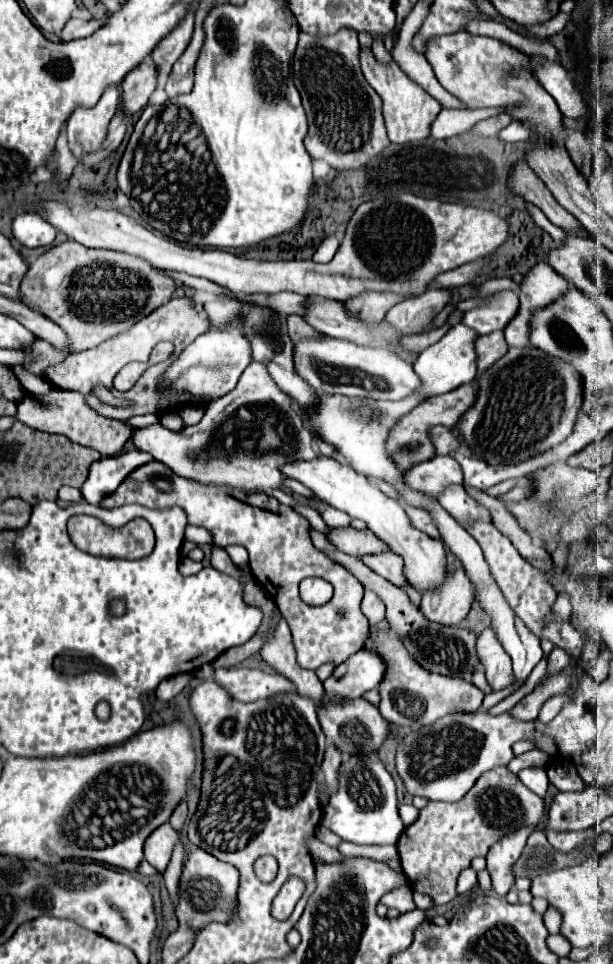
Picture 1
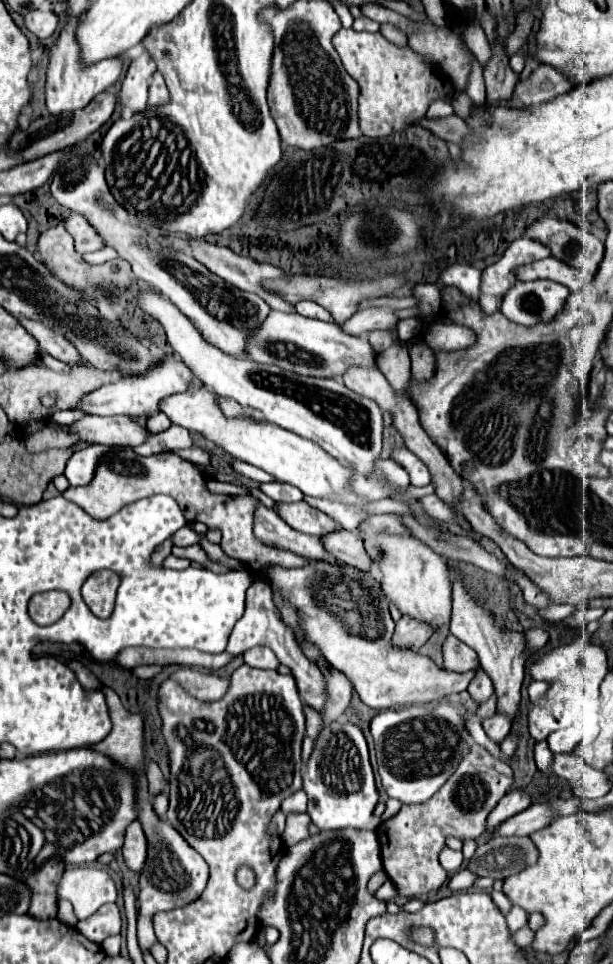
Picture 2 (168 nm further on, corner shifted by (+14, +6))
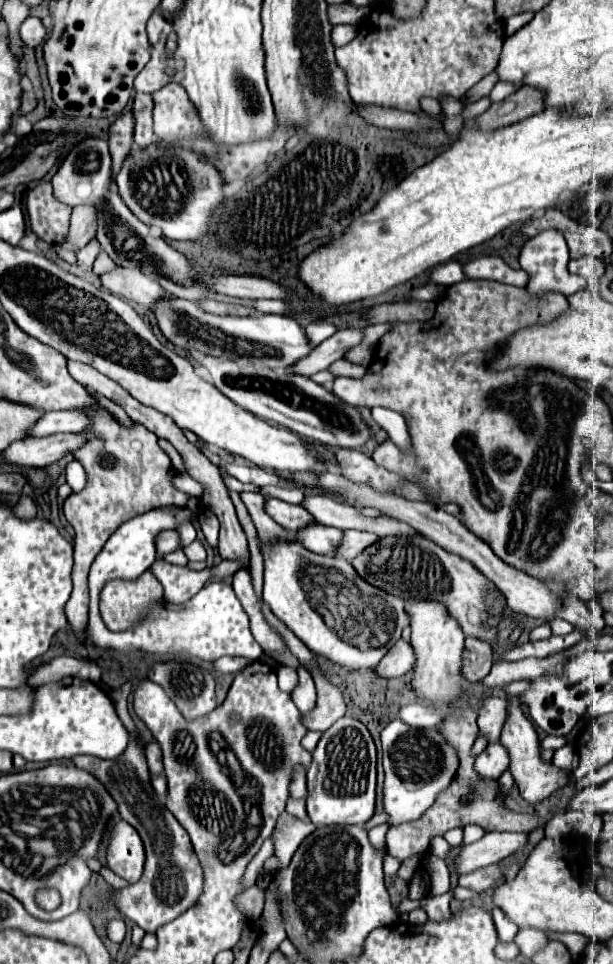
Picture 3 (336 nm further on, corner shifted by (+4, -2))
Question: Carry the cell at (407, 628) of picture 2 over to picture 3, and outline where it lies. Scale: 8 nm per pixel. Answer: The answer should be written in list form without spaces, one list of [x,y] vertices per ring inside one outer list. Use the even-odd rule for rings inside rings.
[[[396,641],[386,657],[376,665],[376,675],[382,679],[392,679],[392,677],[402,677],[412,669],[414,655],[412,655],[412,645],[406,641]]]

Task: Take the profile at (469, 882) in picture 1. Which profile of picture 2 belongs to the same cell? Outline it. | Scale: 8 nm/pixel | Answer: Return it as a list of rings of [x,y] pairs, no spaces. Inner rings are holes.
[[[444,847],[444,851],[440,853],[440,865],[442,865],[448,873],[456,873],[456,871],[462,867],[462,853]]]

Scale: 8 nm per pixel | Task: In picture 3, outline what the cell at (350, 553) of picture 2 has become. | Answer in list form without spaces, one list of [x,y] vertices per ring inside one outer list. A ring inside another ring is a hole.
[[[310,523],[296,531],[296,539],[314,553],[326,553],[332,555],[336,549],[336,543],[340,543],[342,531],[336,527],[326,527],[320,523]]]

